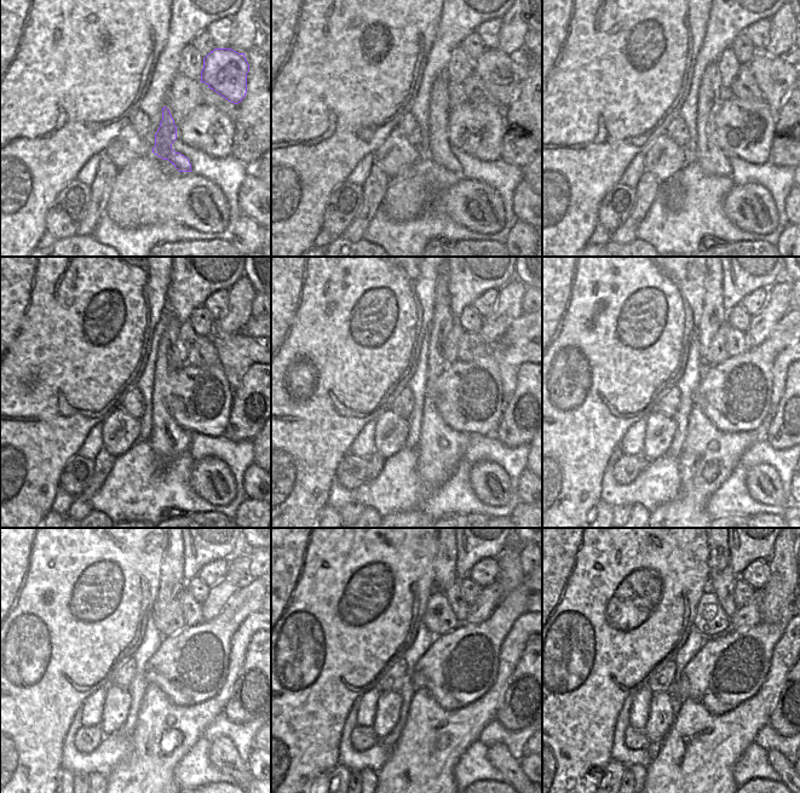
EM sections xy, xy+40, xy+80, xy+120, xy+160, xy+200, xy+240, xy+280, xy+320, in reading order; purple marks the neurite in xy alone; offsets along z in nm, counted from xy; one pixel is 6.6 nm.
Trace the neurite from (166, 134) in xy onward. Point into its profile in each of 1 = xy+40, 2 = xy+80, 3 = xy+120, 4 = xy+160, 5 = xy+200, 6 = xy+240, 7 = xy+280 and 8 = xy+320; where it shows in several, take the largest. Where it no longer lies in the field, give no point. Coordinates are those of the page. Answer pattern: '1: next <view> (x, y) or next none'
1: next xy+40 (438, 149)
2: next xy+80 (711, 157)
3: next xy+120 (167, 440)
4: next xy+160 (439, 449)
5: next xy+200 (704, 443)
6: next xy+240 (147, 774)
7: next xy+280 (416, 774)
8: next xy+320 (691, 774)

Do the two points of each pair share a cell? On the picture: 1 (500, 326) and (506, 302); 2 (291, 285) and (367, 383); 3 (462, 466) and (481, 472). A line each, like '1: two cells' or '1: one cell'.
1: one cell
2: one cell
3: two cells

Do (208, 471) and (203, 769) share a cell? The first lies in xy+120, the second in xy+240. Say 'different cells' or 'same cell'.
different cells

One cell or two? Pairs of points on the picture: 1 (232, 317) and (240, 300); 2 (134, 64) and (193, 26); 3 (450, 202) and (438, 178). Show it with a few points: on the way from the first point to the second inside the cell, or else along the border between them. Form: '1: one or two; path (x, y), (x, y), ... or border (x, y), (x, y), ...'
1: one; path (236, 314), (239, 304)
2: two; border (171, 16), (167, 41), (153, 69)
3: two; border (471, 179), (459, 178), (441, 195), (449, 218)

